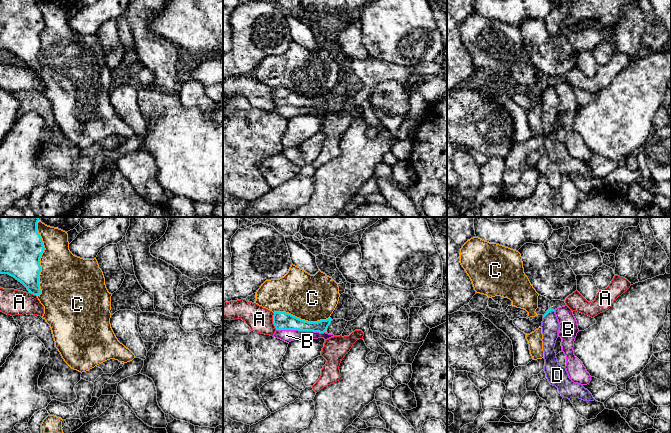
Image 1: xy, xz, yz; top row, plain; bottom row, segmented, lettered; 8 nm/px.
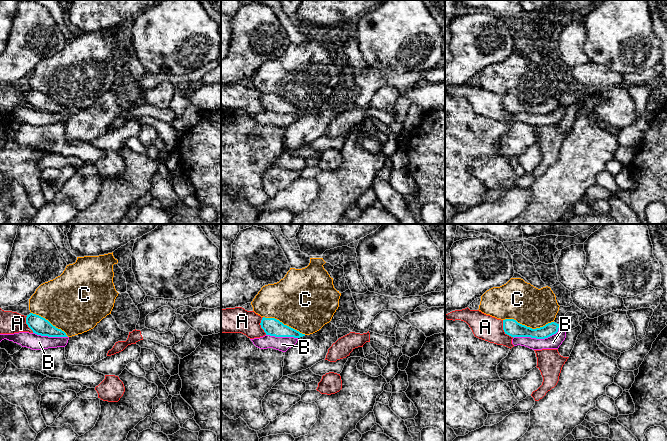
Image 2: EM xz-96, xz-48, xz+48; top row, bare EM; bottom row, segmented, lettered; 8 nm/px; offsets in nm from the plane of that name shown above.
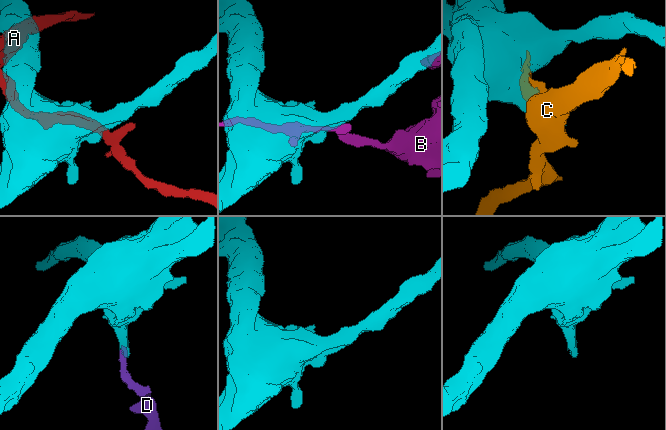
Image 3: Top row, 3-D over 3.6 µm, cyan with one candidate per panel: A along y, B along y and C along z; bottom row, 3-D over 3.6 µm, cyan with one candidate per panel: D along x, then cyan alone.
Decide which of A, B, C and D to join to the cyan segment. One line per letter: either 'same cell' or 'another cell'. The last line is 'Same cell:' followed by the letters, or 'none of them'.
A: another cell
B: another cell
C: another cell
D: same cell
Same cell: D

